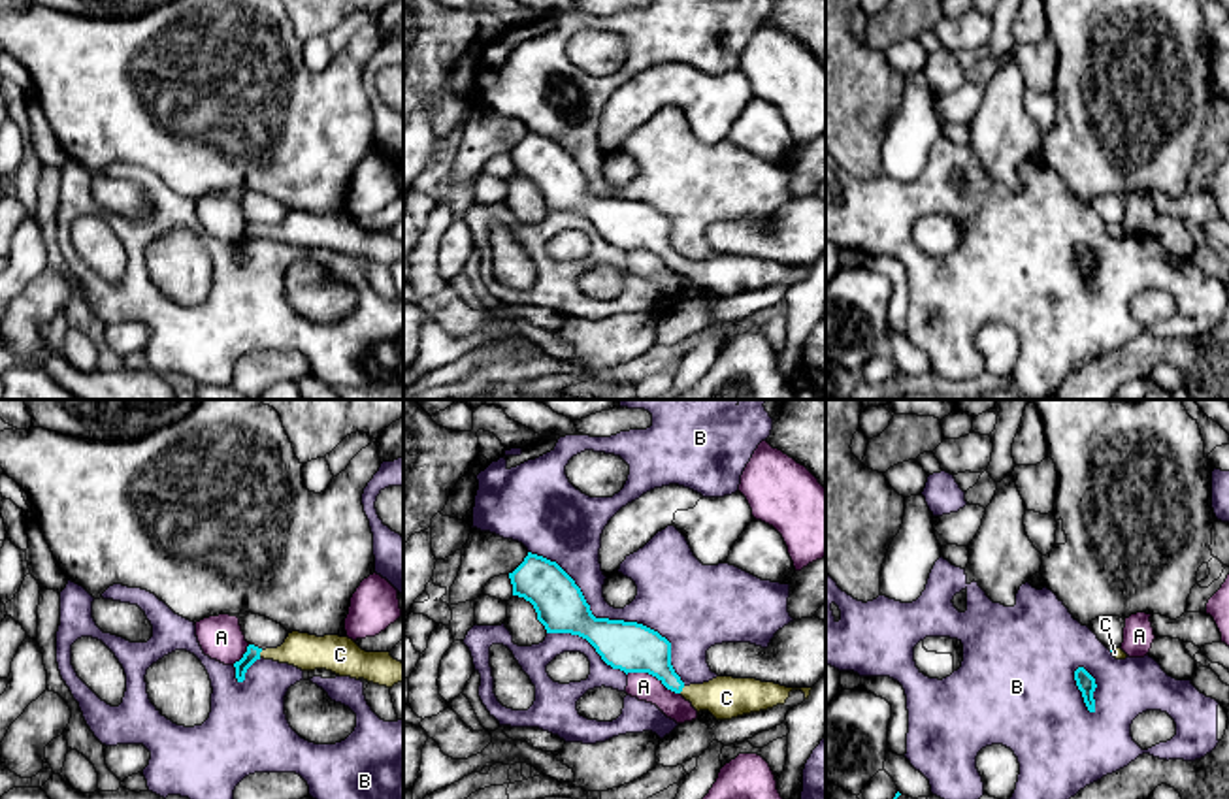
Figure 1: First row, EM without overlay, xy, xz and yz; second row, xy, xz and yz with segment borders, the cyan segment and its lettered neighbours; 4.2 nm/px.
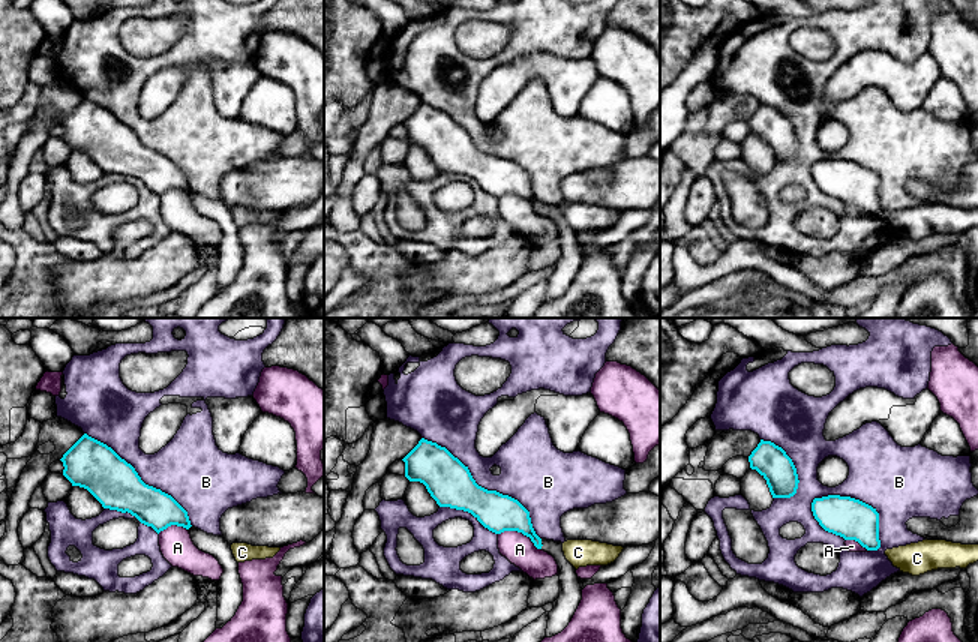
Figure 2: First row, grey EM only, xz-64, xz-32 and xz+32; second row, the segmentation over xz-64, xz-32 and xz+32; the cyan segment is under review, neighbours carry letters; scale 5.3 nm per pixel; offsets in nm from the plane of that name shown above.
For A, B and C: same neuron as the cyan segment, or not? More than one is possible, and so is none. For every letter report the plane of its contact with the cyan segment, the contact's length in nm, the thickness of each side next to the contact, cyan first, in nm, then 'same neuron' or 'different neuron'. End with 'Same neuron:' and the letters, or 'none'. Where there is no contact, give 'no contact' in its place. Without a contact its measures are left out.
A: xz | 240 nm | 220/120 nm | different neuron
B: xz | 900 nm | 220/280 nm | different neuron
C: xy | 40 nm | 60/160 nm | same neuron
Same neuron: C

